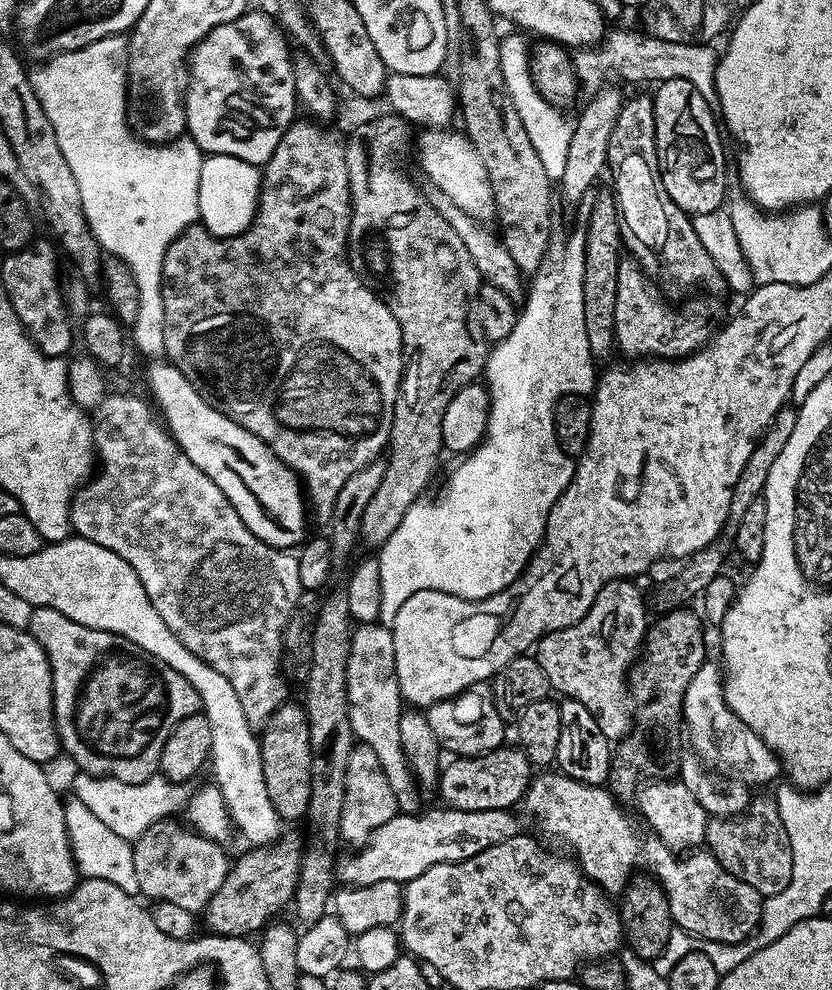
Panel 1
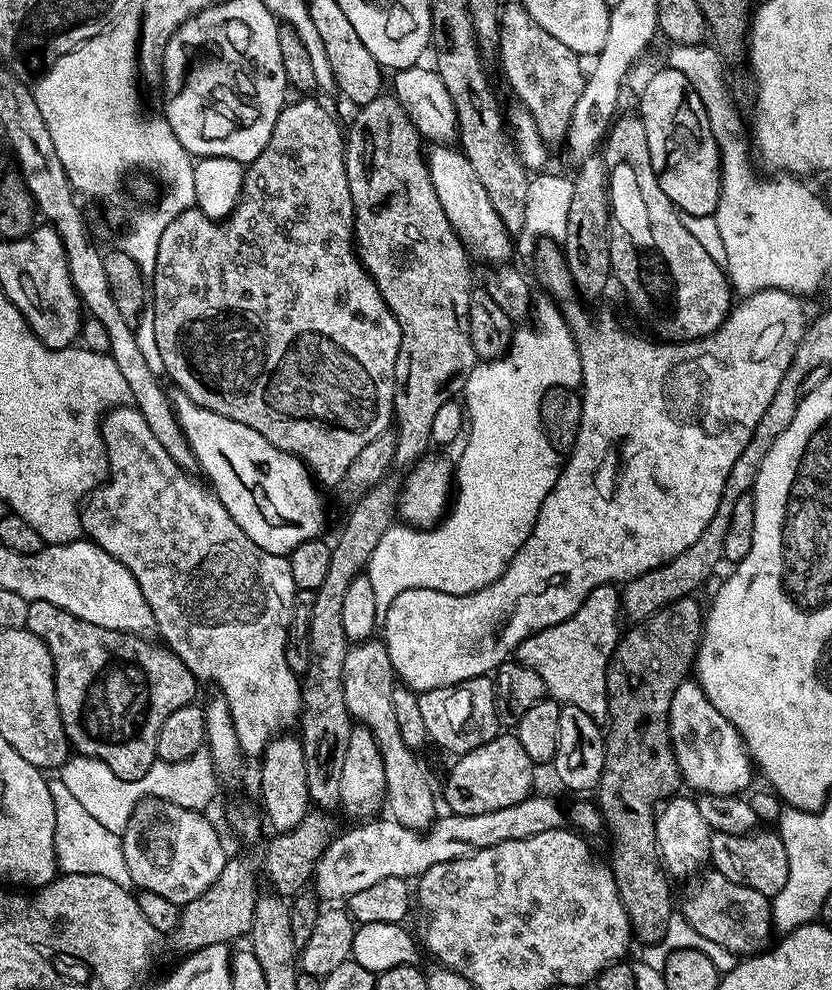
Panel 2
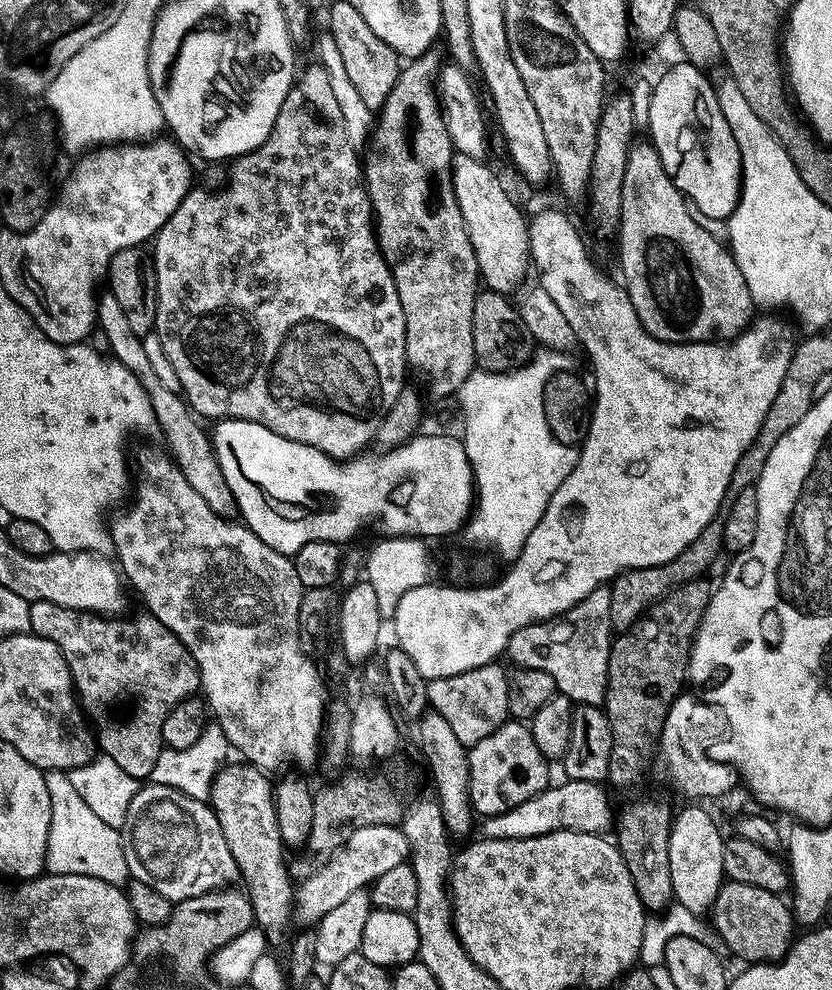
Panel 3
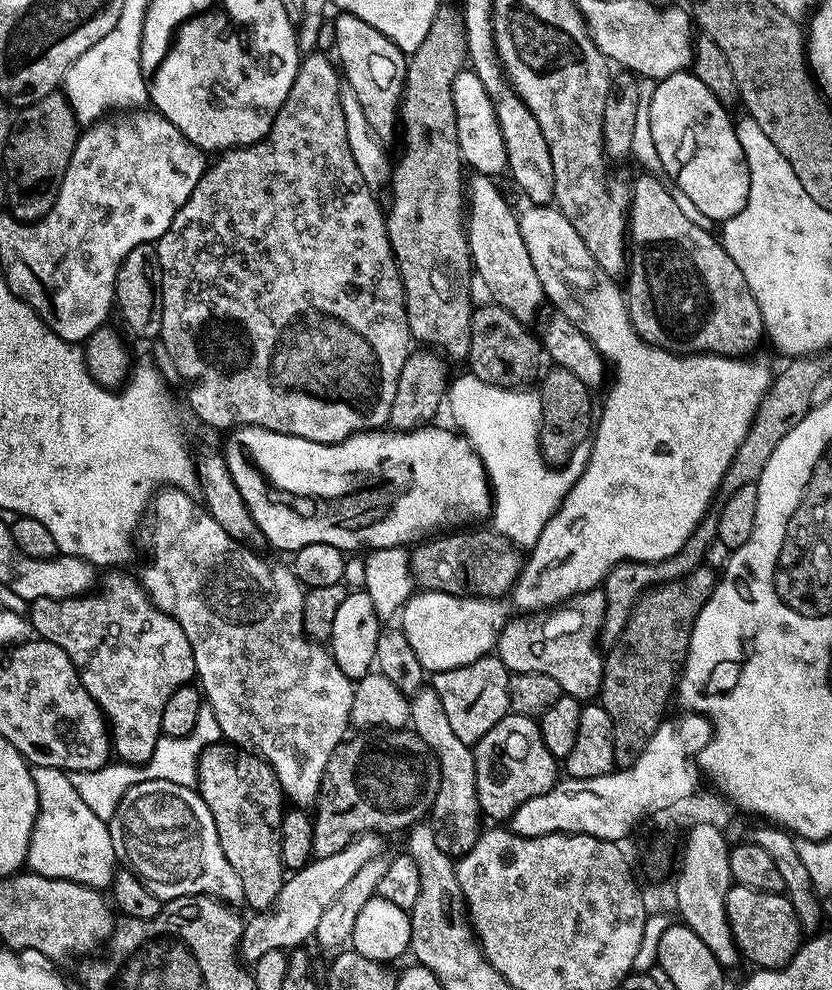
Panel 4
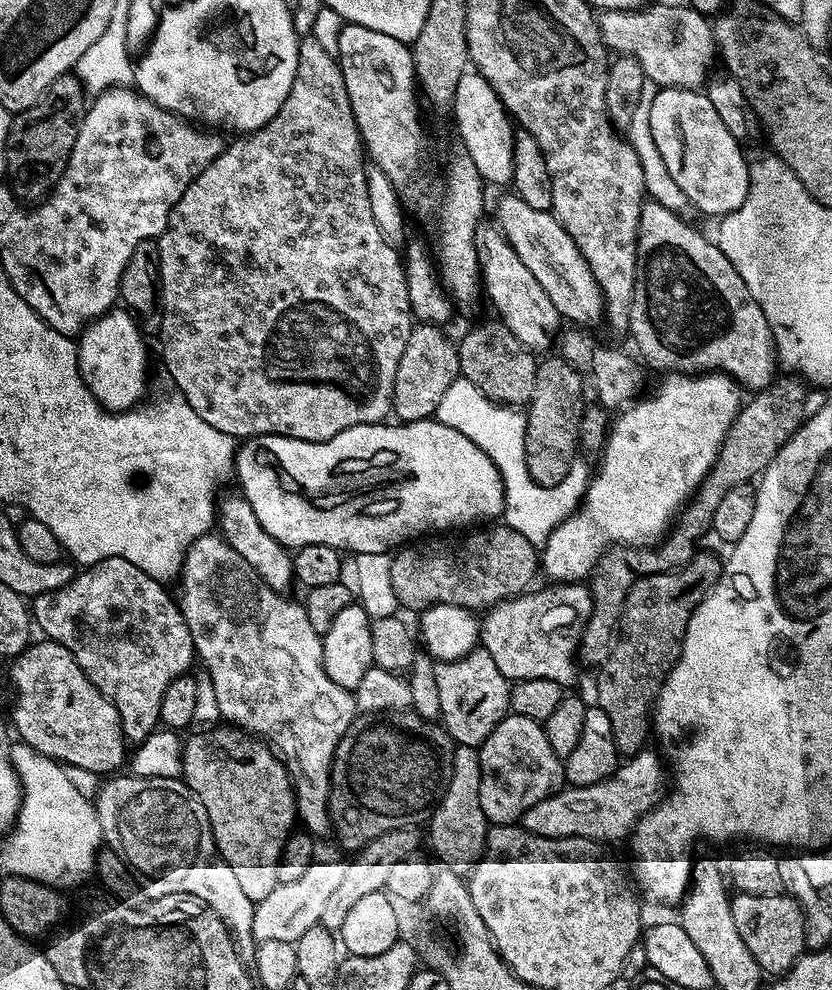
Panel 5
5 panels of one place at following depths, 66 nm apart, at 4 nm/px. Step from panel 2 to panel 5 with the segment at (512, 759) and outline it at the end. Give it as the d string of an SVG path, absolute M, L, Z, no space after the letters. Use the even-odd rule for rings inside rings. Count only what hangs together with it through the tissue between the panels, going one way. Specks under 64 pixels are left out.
M511 714L500 721L480 745L480 801L489 825L523 821L530 806L565 787L561 757L550 750L543 727L537 721Z

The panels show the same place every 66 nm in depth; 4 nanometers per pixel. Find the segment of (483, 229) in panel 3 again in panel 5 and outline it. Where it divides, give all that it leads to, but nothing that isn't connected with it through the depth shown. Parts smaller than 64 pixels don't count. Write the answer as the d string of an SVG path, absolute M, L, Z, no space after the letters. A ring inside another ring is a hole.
M492 230L488 237L483 237L480 252L480 271L482 273L482 288L492 299L496 307L495 315L499 321L509 328L511 334L518 338L518 342L536 354L544 354L548 348L557 343L562 331L562 317L559 310L550 302L550 294L542 290L542 285L534 274L526 267L526 262L518 258L514 246L510 246L508 239Z

